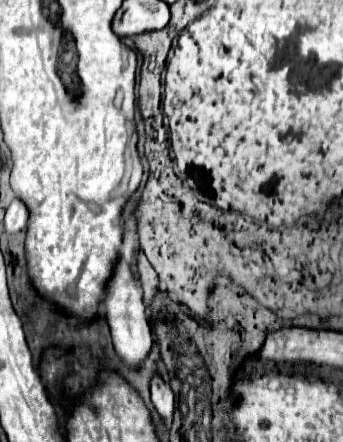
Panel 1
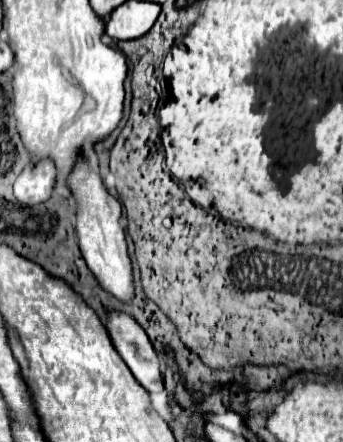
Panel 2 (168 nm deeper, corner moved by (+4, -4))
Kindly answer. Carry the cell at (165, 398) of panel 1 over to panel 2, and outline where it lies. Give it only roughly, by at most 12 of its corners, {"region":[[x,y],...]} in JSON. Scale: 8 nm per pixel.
{"region":[[110,313],[116,351],[148,393],[164,389],[162,365],[134,317]]}

